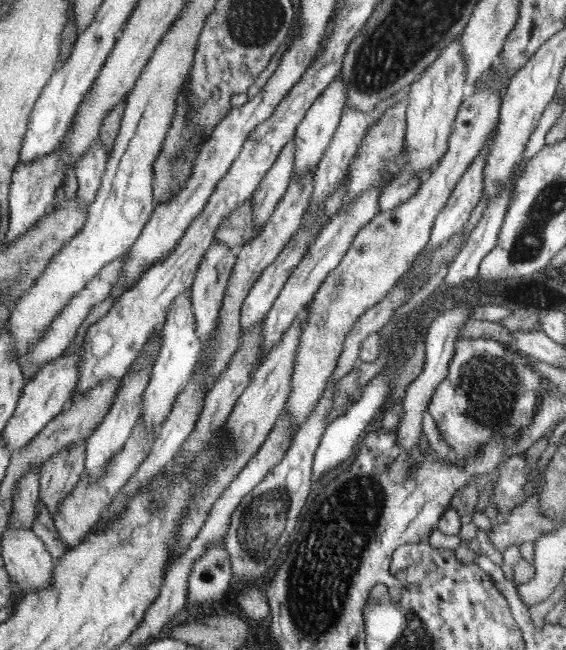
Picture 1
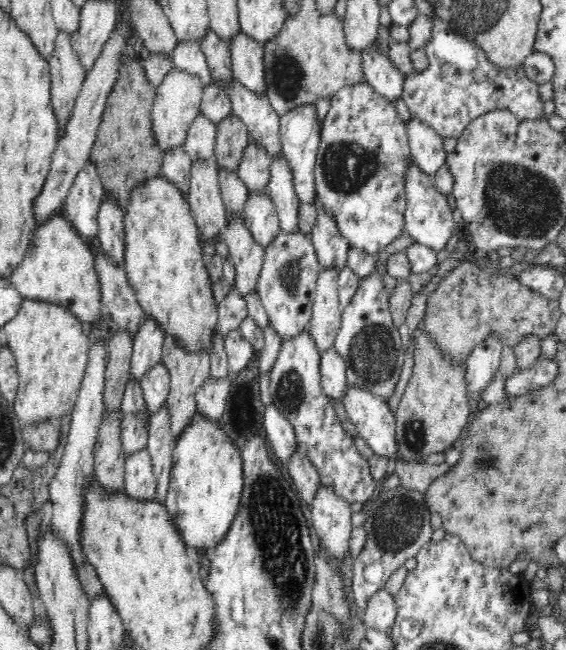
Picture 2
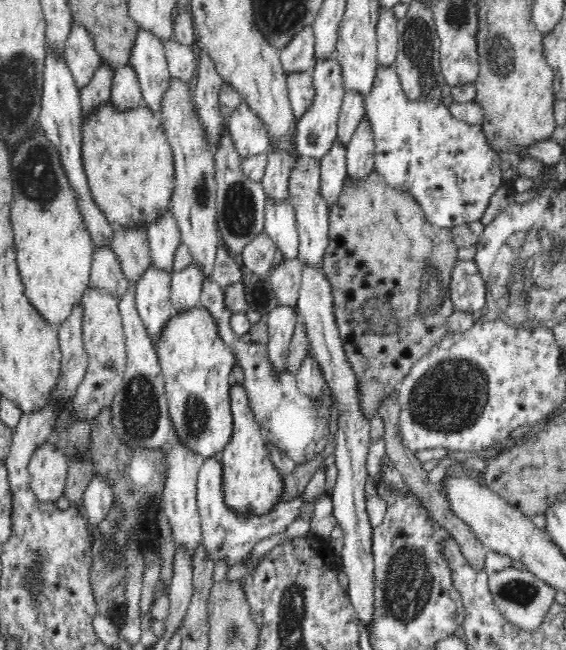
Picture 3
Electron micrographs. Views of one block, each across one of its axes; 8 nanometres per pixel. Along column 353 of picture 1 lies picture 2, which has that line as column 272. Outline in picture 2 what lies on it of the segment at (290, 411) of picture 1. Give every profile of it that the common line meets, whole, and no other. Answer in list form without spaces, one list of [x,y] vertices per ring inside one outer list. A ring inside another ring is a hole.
[[[280,231],[265,249],[264,262],[256,290],[265,308],[269,324],[282,341],[294,340],[308,327],[317,295],[320,265],[311,237],[304,232],[286,234]]]

